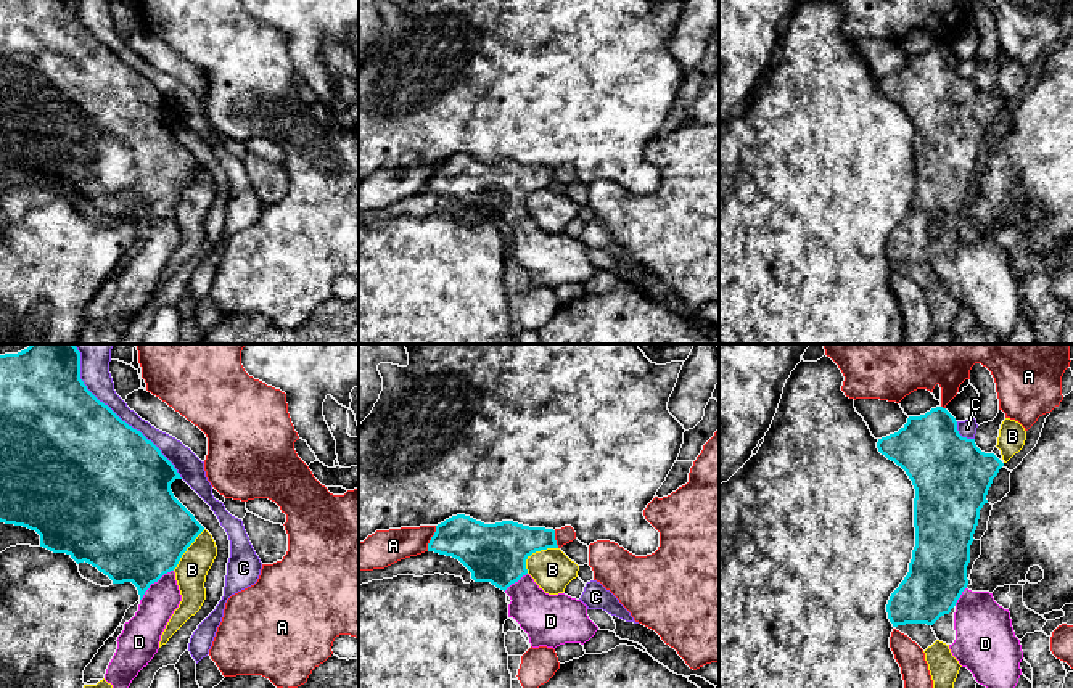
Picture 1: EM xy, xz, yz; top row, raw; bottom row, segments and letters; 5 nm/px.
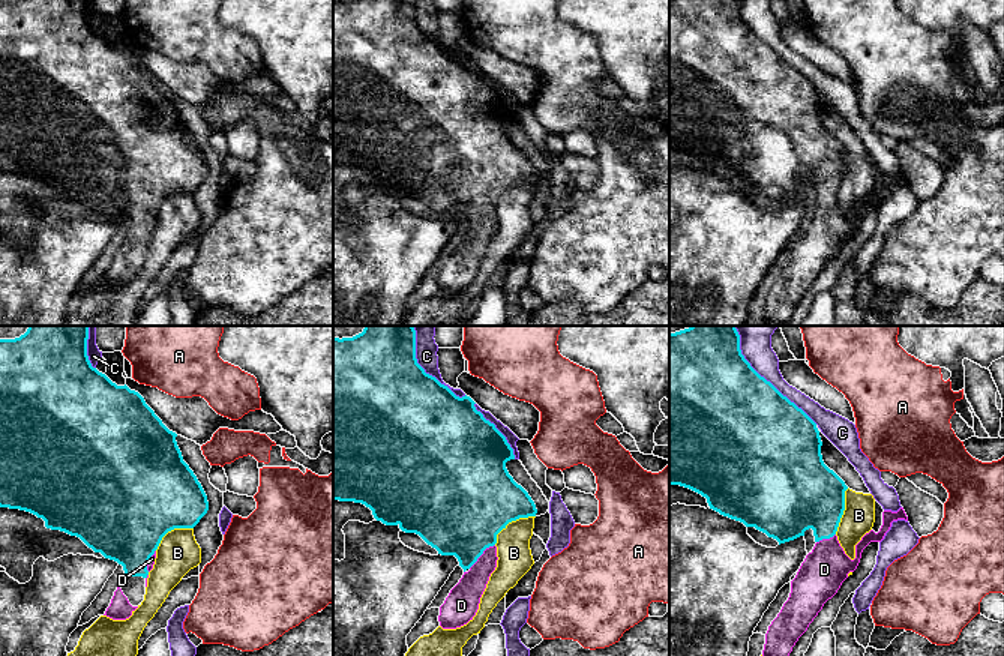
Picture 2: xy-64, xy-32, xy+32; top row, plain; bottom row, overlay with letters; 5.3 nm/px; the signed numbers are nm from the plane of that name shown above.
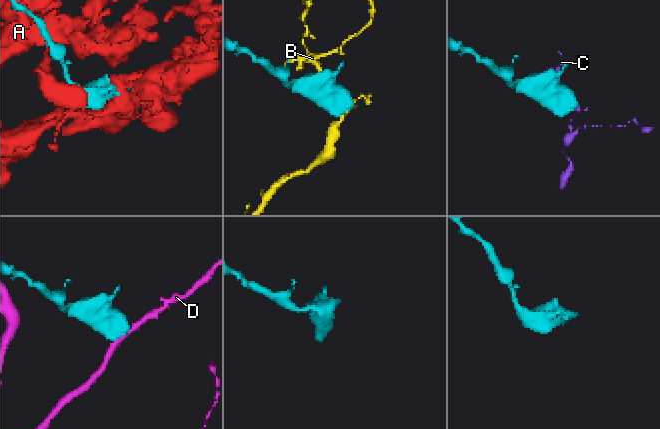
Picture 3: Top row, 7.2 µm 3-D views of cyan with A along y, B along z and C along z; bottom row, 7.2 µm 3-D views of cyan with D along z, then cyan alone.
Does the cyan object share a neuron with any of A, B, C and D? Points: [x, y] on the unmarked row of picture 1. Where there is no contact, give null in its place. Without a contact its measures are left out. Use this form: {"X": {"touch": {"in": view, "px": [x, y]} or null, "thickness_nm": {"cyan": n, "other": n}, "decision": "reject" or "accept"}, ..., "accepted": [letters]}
{"A": {"touch": {"in": "xz", "px": [431, 179]}, "thickness_nm": {"cyan": 240, "other": 180}, "decision": "reject"}, "B": {"touch": {"in": "xz", "px": [534, 192]}, "thickness_nm": {"cyan": 300, "other": 200}, "decision": "reject"}, "C": {"touch": {"in": "xy", "px": [124, 61]}, "thickness_nm": {"cyan": 500, "other": 140}, "decision": "reject"}, "D": {"touch": {"in": "xy", "px": [153, 222]}, "thickness_nm": {"cyan": 460, "other": 180}, "decision": "accept"}, "accepted": ["D"]}

